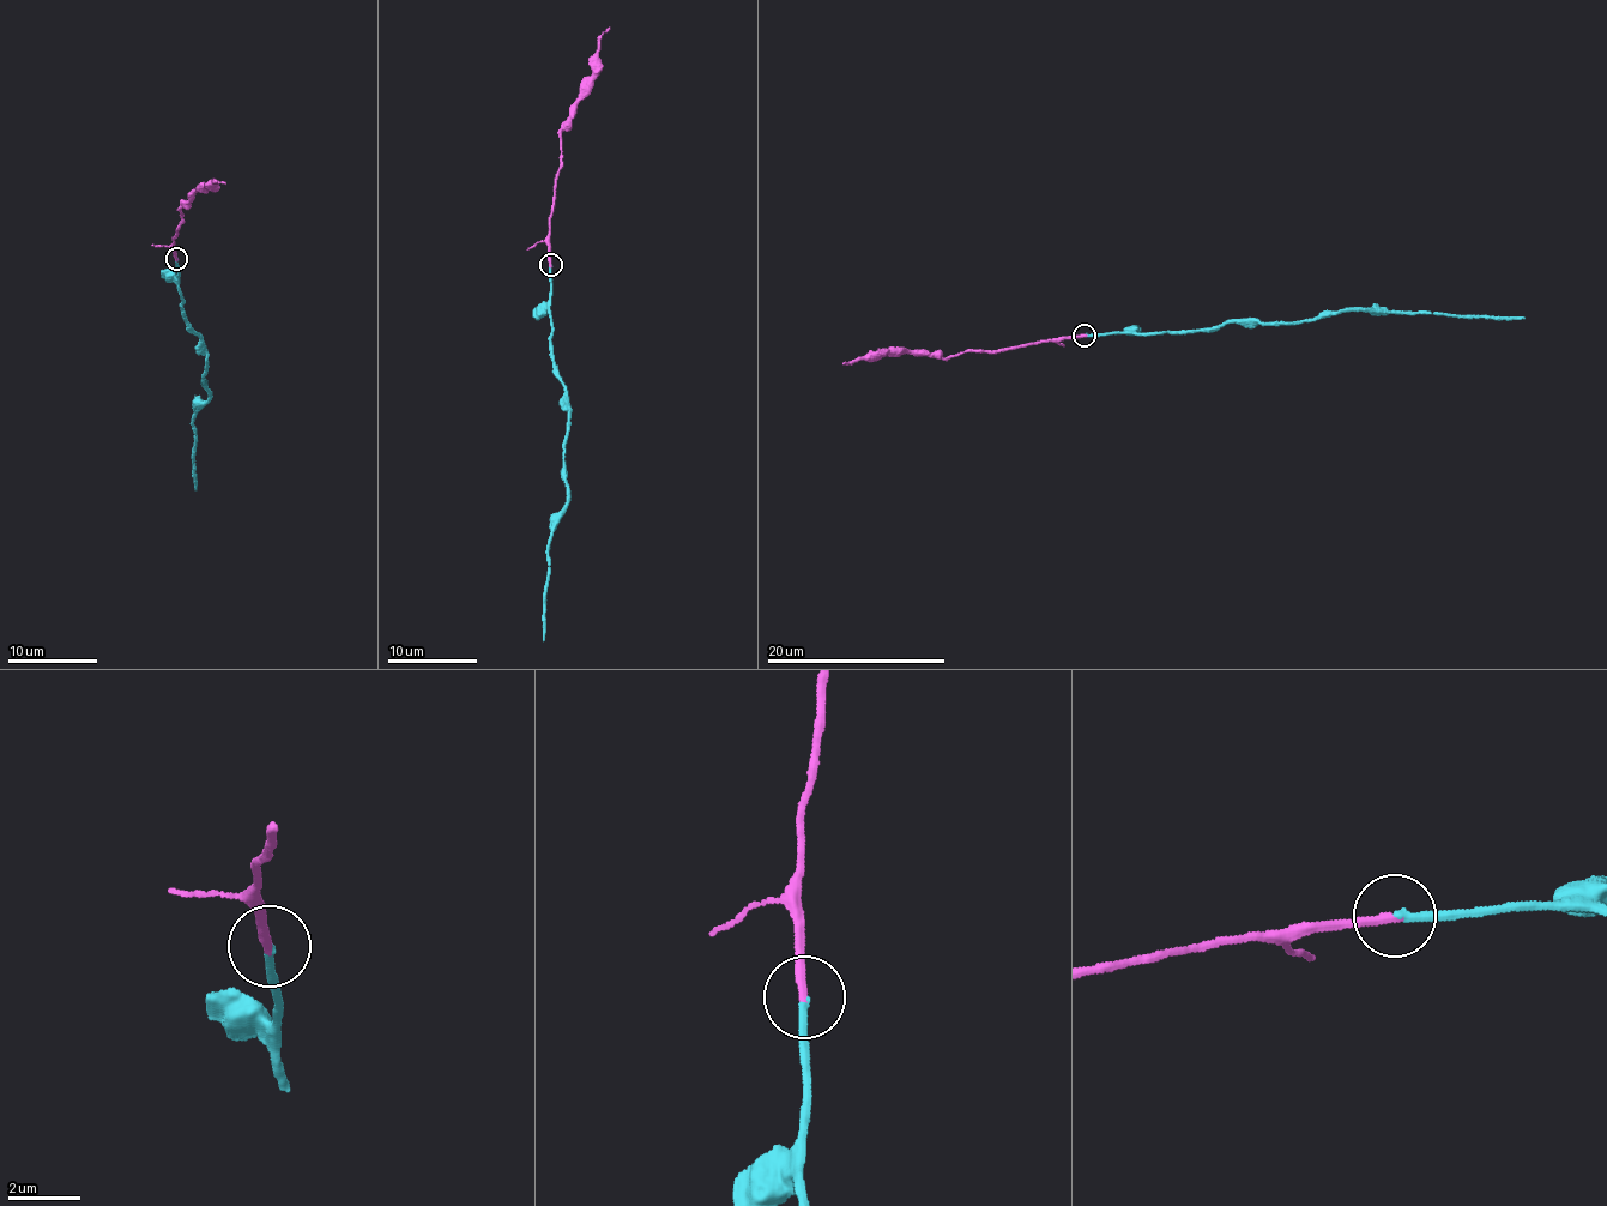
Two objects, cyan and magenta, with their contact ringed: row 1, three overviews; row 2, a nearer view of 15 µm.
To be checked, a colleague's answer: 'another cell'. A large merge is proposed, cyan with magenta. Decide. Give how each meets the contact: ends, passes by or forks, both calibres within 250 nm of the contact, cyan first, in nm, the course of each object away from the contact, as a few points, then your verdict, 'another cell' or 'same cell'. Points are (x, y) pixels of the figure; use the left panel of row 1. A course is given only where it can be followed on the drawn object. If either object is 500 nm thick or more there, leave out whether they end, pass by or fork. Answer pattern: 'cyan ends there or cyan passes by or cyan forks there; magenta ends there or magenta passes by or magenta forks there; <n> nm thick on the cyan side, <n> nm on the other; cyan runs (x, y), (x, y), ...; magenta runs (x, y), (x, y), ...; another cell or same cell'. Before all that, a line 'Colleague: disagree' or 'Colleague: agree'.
Colleague: disagree
cyan ends there; magenta ends there; 200 nm thick on the cyan side, 260 nm on the other; cyan runs (177, 259), (183, 320), (187, 329), (199, 337), (210, 402), (198, 409), (192, 422), (197, 445), (194, 489); magenta runs (177, 259), (171, 237), (182, 222), (180, 205), (201, 184), (210, 186), (209, 180), (215, 179), (225, 184); same cell

